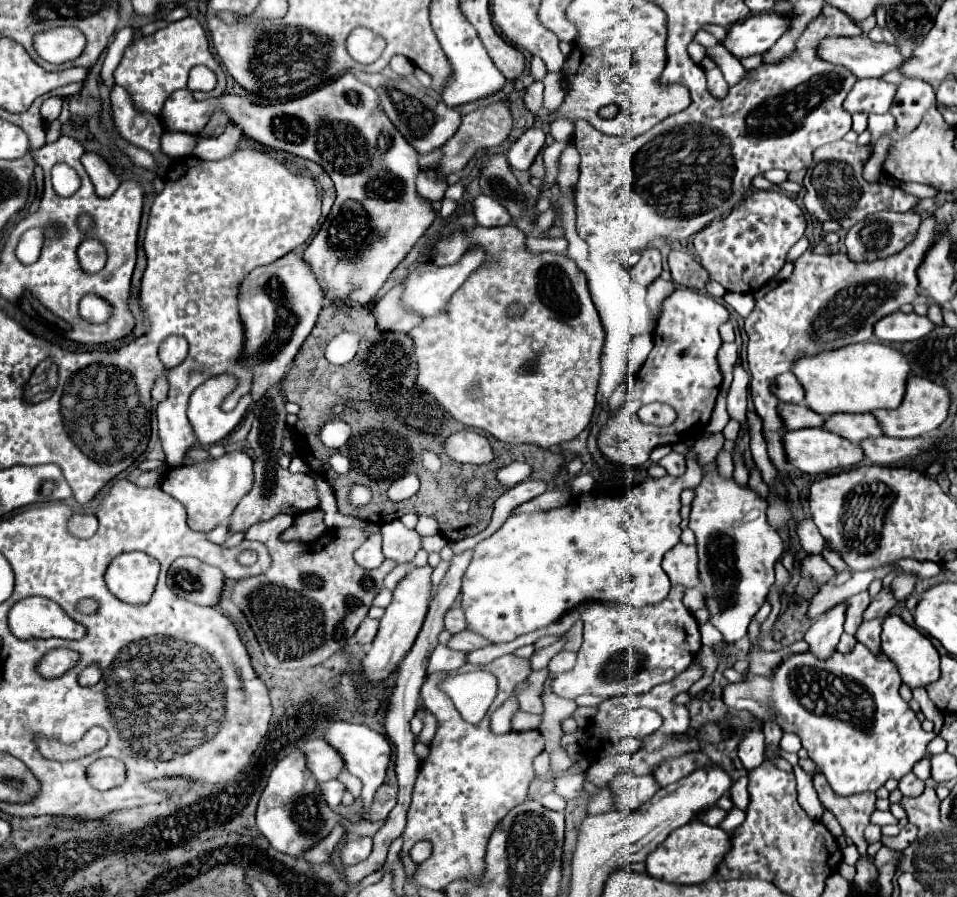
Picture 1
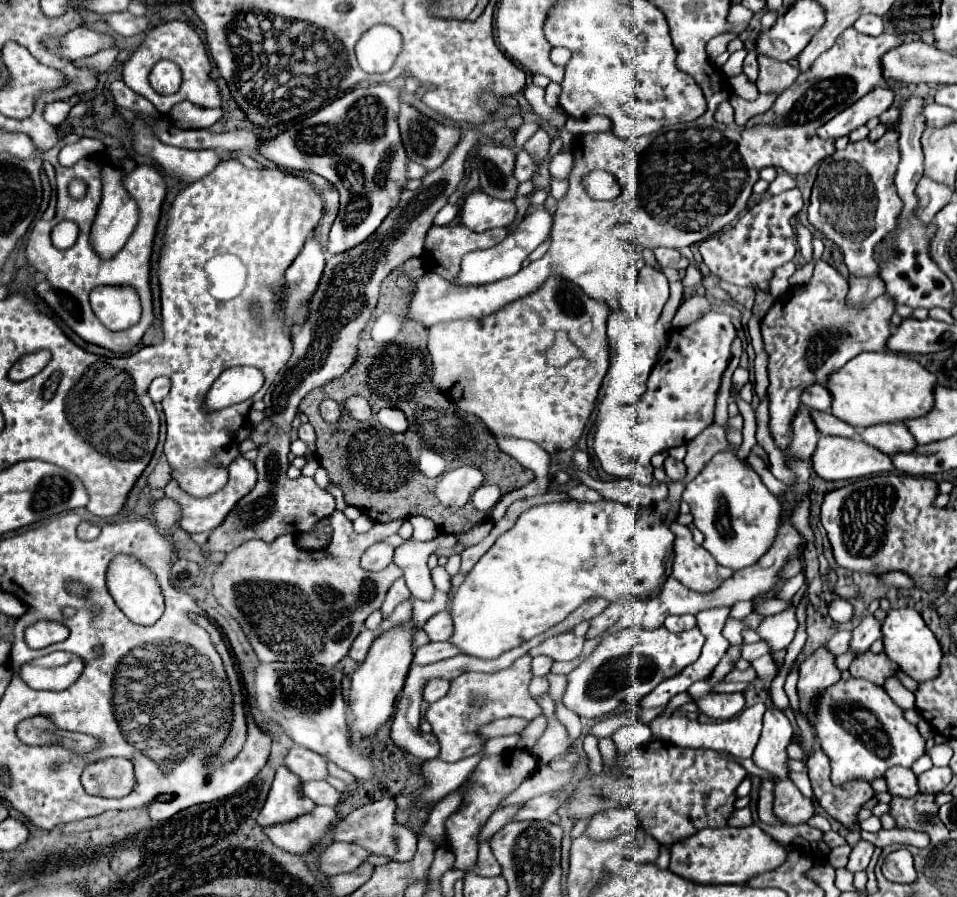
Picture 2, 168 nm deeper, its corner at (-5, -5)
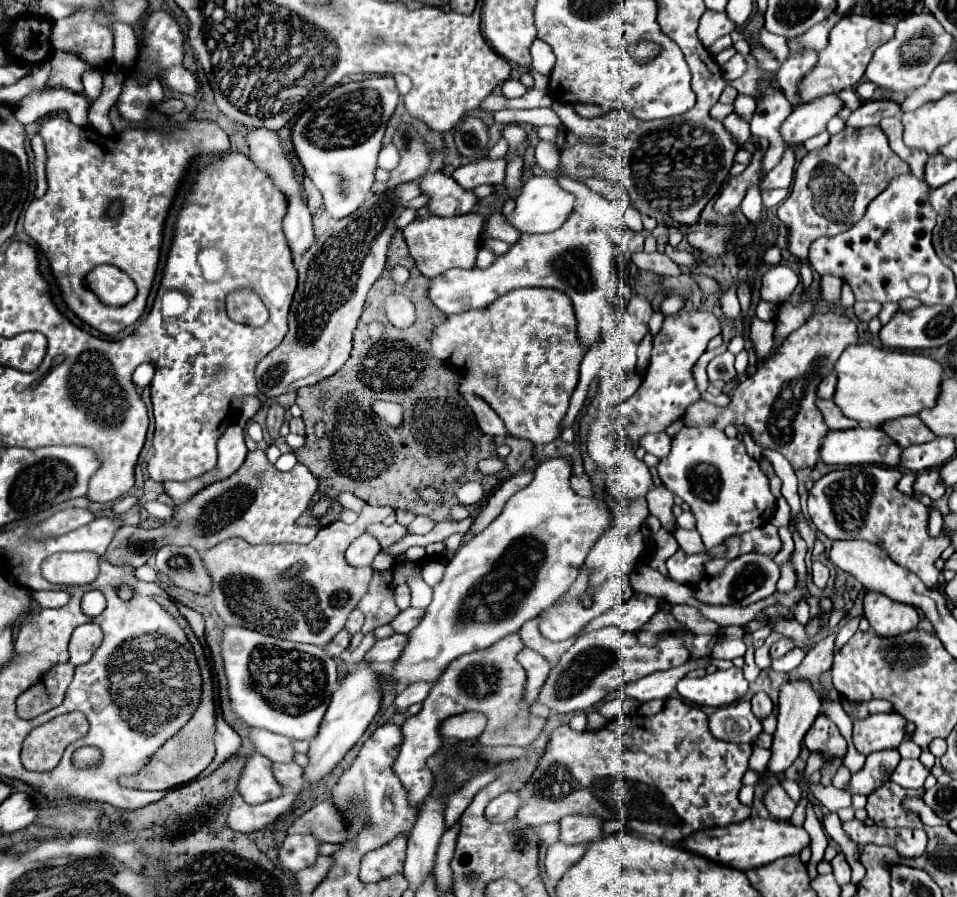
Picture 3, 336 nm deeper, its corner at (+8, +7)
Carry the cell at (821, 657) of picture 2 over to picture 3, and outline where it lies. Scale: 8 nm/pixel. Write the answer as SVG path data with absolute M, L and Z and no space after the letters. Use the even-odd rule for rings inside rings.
M783 682L779 688L779 716L777 716L777 730L773 734L773 746L771 746L771 760L767 764L767 770L763 772L763 780L781 776L801 754L801 742L815 722L817 714L821 710L821 700L817 692L811 688L811 684L789 684Z

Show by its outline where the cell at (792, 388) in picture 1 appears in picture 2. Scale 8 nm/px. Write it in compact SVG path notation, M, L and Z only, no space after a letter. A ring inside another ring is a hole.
M808 386L804 388L804 394L800 396L802 404L812 410L828 410L832 404L830 392L824 386Z

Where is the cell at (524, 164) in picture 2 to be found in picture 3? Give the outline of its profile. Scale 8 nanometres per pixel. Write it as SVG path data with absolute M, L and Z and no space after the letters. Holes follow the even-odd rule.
M477 160L457 168L451 178L465 190L473 190L481 184L503 184L505 160Z

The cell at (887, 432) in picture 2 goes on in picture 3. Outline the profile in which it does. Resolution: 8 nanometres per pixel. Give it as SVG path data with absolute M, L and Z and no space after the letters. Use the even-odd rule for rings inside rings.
M911 416L911 418L899 418L895 422L887 422L883 424L885 434L889 434L901 448L913 446L913 444L923 444L923 442L931 442L931 438L937 438L931 430L927 430L927 426L923 424L923 420L919 416Z

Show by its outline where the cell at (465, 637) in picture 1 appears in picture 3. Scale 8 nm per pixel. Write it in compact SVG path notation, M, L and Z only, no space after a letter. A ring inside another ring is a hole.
M393 634L389 638L383 638L383 640L377 640L373 644L371 650L367 650L365 654L365 662L369 664L391 664L399 658L403 646L407 644L407 636L403 634Z

